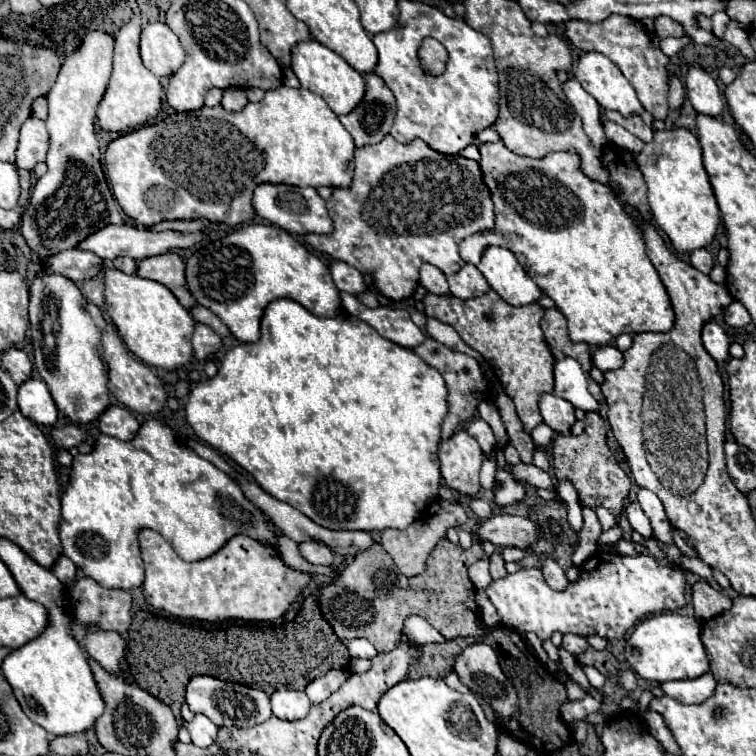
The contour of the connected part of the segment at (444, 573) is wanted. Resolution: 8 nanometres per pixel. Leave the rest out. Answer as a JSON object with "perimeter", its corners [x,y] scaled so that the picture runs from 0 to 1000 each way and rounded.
{"perimeter":[[[587,712],[566,735],[561,759],[537,765],[505,720],[495,720],[484,730],[471,733],[439,770],[421,778],[421,804],[452,849],[484,844],[500,862],[516,862],[526,852],[534,820],[545,812],[563,817],[593,847],[603,841],[635,841],[638,831],[632,828],[632,802],[619,751],[638,738],[643,733],[632,717],[622,728],[611,728]]]}

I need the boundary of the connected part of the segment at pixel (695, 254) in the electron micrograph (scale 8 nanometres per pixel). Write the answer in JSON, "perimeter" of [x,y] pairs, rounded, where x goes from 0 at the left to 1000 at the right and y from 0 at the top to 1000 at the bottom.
{"perimeter":[[[934,328],[915,331],[915,333],[913,333],[913,349],[915,349],[918,354],[923,354],[926,360],[937,362],[937,360],[942,357],[942,352],[944,352],[944,347],[942,347],[942,336],[939,336]]]}

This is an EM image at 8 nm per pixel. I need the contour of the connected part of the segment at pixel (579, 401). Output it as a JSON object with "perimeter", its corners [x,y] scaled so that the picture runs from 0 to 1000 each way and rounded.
{"perimeter":[[[759,474],[735,476],[733,481],[733,521],[751,529],[759,540],[772,545],[788,545],[792,532],[778,519],[778,503],[767,481]]]}

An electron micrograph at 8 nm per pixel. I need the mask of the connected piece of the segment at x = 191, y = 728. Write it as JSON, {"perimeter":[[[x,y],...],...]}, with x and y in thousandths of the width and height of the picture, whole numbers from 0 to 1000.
{"perimeter":[[[259,944],[251,955],[243,958],[243,963],[251,968],[254,981],[257,981],[259,987],[272,989],[272,987],[280,987],[280,984],[286,981],[288,960],[286,960],[278,950],[272,950],[272,947],[267,947],[267,944]]]}

